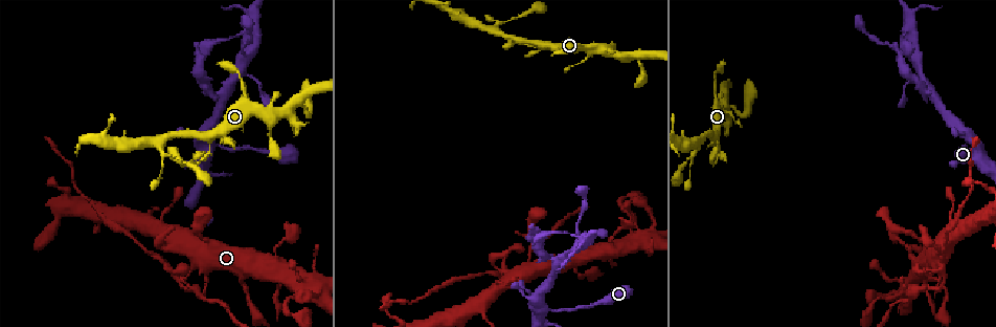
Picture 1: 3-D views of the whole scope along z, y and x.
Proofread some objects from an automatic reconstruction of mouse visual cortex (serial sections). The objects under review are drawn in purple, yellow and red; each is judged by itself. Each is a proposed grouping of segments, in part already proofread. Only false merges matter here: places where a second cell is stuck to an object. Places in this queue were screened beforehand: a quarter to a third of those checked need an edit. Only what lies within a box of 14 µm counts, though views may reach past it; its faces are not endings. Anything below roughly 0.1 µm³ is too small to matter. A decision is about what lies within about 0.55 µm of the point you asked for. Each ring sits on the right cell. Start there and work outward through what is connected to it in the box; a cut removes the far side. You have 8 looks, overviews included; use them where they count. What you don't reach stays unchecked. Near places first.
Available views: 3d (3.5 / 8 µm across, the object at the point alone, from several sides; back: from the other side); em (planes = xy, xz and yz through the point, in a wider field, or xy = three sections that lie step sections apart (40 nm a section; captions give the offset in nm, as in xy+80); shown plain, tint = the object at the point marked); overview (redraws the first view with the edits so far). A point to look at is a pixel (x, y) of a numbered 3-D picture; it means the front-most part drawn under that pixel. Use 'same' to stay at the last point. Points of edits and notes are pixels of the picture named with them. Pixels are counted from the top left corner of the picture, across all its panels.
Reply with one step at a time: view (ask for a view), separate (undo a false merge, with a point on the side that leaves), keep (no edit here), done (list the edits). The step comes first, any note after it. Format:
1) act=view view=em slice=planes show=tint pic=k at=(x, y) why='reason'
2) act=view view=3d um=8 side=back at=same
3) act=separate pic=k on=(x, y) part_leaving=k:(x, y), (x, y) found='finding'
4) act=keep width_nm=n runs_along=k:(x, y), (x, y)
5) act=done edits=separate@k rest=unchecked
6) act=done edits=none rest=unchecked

act=view view=3d um=3.5 pic=1 at=(944, 282) why='three arms meet'

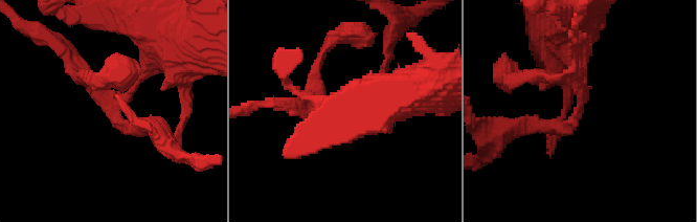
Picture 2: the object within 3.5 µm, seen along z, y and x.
act=view view=em slice=xy step=3 show=tint pic=2 at=(114, 111) arms=3 arm_widths_nm=200,200,200 why='shape alone is not enough'

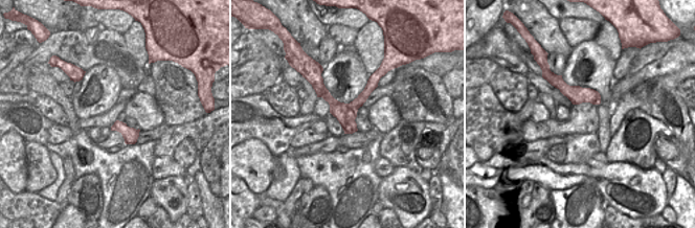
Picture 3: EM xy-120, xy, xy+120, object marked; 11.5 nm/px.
act=separate pic=2 on=(570, 127) part_leaving=2:(126, 95), (107, 98), (48, 38) found='a second cell is stuck on'

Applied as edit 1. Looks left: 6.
act=view view=overview why='see it whole again'

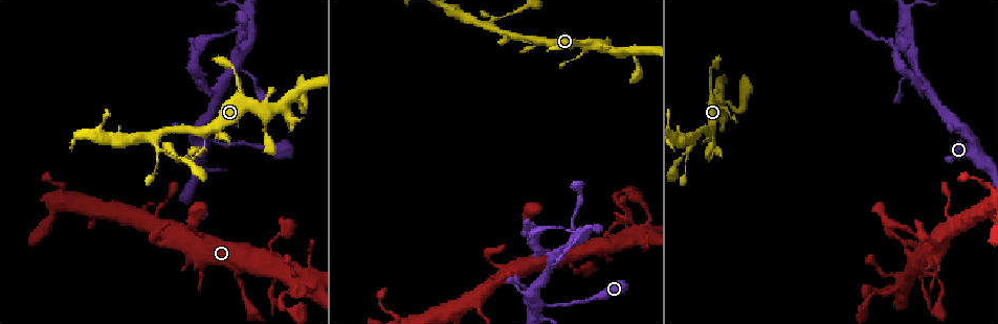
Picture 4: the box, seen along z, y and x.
act=view view=3d um=8 pic=4 at=(554, 259) why='branch point'

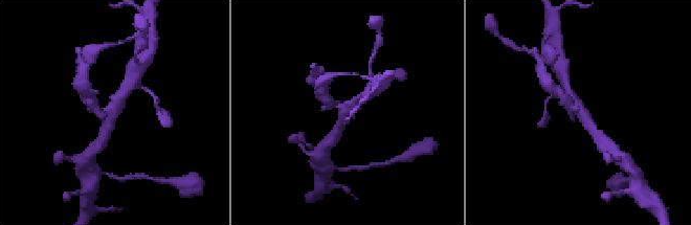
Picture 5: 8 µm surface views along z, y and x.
act=view view=em slice=planes show=tint pic=5 at=(580, 113)

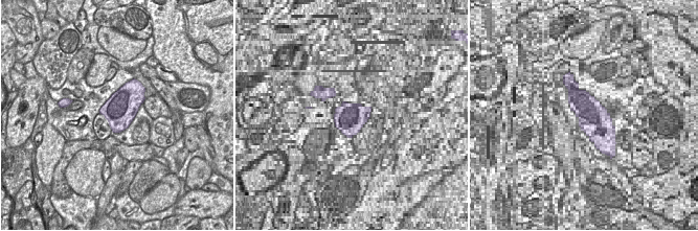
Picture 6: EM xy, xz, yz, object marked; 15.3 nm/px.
act=separate pic=5 on=(325, 92) part_leaving=5:(97, 110), (83, 90), (82, 79) found='a second cell is stuck on'

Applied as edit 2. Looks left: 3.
act=view view=3d um=3.5 pic=4 at=(541, 41) why='sudden change in width'

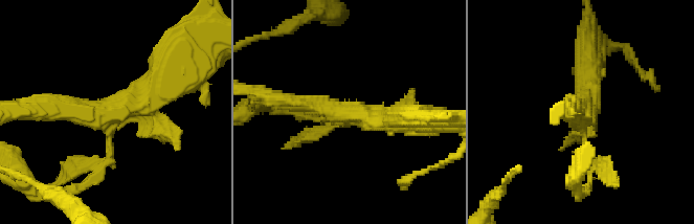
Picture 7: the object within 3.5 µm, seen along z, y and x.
act=view view=em slice=xy step=5 show=tint pic=7 at=(584, 111) arms=3 arm_widths_nm=100,250,300 why='shape alone is not enough'

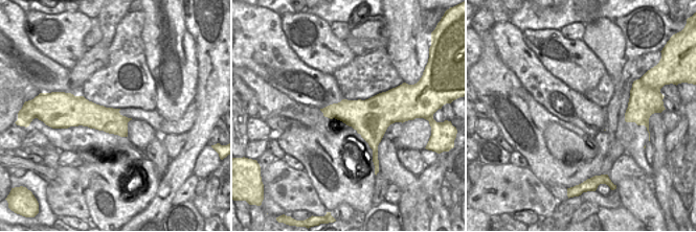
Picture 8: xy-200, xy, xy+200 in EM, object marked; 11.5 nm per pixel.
act=separate pic=7 on=(319, 131) part_leaving=7:(583, 139), (591, 184), (578, 195) found='two cells meet here'

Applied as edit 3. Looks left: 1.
act=done edits=separate@2,separate@5,separate@7 rest=unchecked

